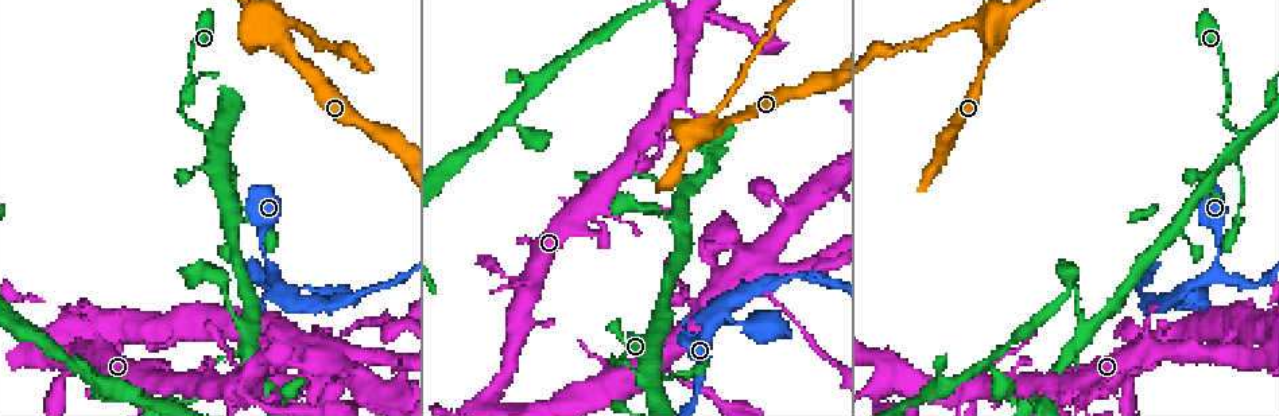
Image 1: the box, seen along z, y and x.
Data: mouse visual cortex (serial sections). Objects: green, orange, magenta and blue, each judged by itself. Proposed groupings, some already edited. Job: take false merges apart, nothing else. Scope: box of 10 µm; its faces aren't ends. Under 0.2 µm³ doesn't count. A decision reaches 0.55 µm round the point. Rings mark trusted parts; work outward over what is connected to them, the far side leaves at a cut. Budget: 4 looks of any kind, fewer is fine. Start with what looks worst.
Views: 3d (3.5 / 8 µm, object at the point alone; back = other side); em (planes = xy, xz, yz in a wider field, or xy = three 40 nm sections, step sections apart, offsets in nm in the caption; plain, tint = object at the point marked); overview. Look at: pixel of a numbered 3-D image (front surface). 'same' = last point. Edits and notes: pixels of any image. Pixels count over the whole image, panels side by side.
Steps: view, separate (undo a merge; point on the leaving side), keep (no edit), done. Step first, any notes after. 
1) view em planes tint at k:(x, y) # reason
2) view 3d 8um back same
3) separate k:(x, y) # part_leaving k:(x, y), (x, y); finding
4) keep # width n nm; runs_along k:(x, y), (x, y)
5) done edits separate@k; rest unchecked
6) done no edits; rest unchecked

view 3d 3.5um at 1:(721, 316) # sudden change in width

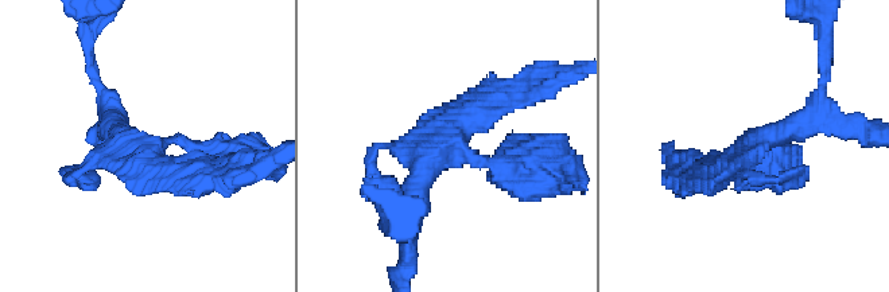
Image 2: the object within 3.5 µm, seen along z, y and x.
view em xy step 5 tint at 2:(141, 148) # need the tissue

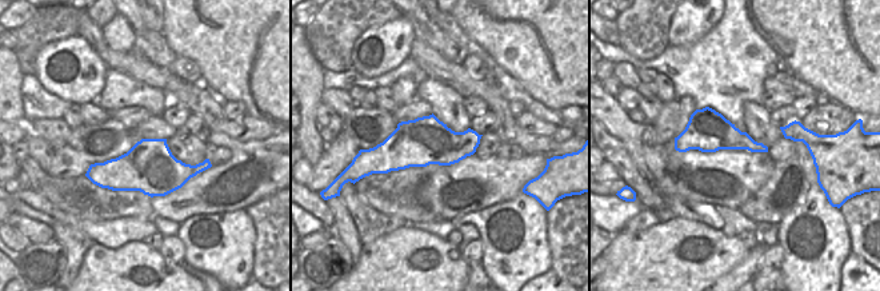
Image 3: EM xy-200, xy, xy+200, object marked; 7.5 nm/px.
keep # one cell here

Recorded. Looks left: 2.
view em xy step 3 tint at 1:(1244, 134) # arms part here

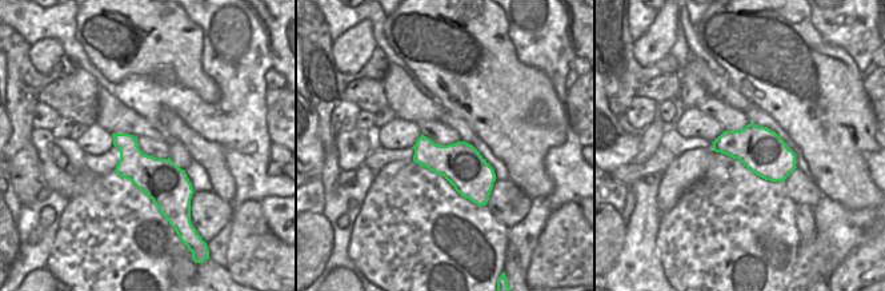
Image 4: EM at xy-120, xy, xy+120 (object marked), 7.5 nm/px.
view 3d 3.5um same # see where the arms go

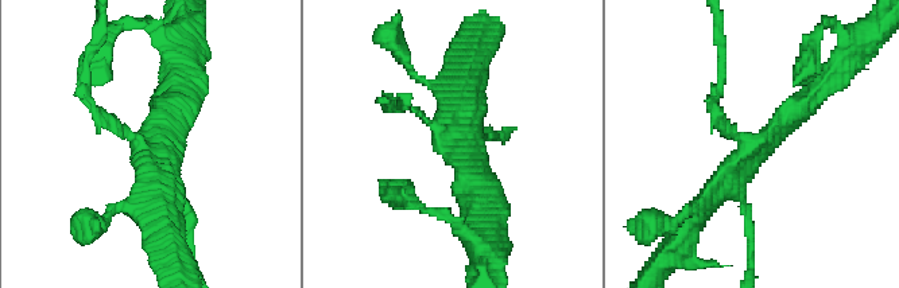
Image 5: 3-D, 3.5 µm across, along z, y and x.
keep # runs_along 5:(84, 93), (146, 151), (163, 217); all the same cell

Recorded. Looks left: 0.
done no edits; rest unchecked

